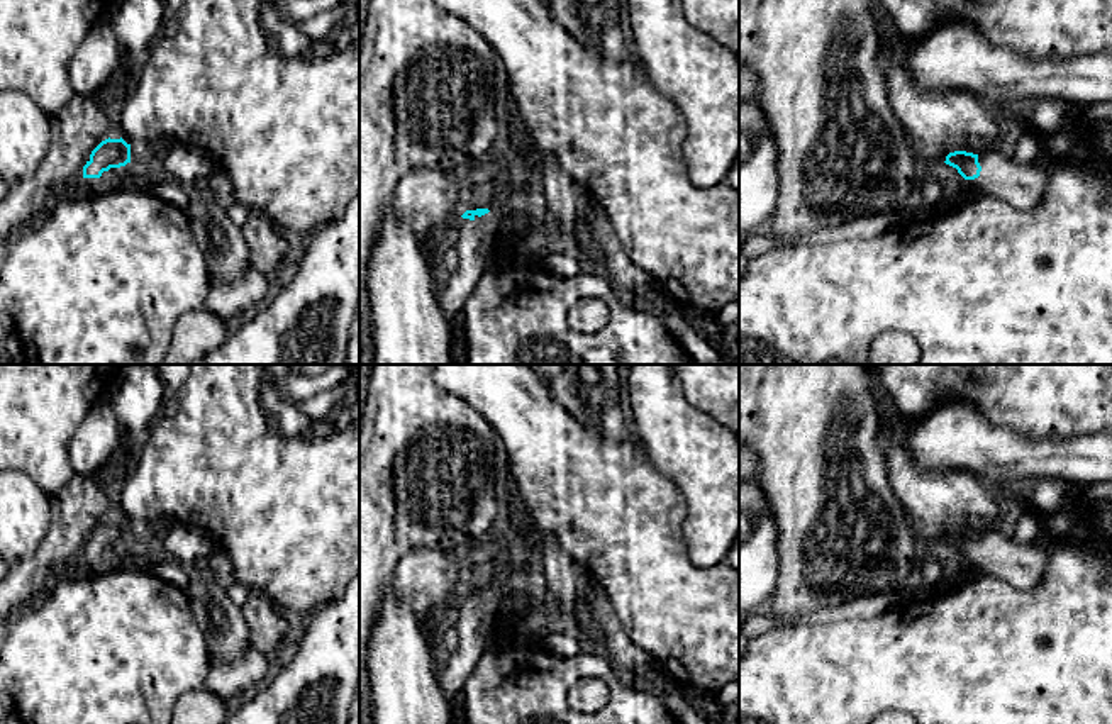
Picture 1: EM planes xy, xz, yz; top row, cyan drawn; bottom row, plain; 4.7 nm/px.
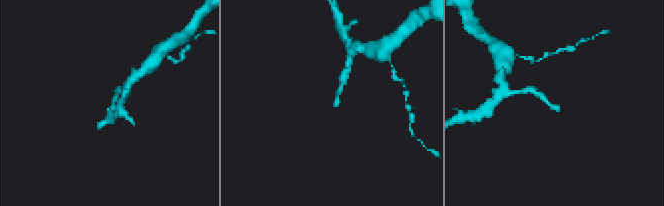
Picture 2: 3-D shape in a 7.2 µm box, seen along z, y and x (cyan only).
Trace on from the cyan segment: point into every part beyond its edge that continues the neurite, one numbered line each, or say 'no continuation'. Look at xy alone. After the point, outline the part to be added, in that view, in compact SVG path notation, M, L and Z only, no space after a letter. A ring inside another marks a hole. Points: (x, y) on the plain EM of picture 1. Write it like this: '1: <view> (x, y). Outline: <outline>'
1: xy (100, 563). Outline: M119 548L103 551L100 558L85 558L83 549L80 551L78 565L81 571L103 571L119 556Z

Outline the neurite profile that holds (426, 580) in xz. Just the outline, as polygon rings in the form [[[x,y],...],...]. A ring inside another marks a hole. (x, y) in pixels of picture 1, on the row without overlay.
[[[419,548],[400,558],[392,573],[392,588],[414,612],[432,619],[461,599],[458,576],[456,551]]]

